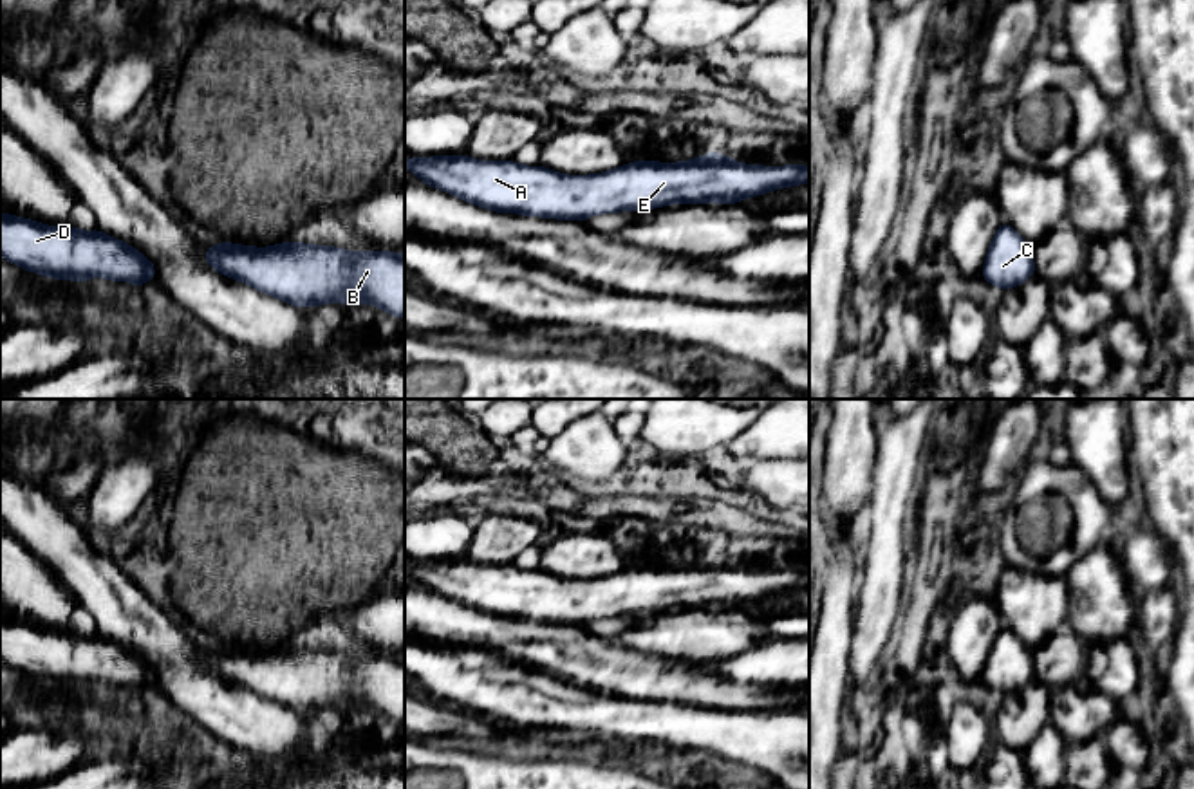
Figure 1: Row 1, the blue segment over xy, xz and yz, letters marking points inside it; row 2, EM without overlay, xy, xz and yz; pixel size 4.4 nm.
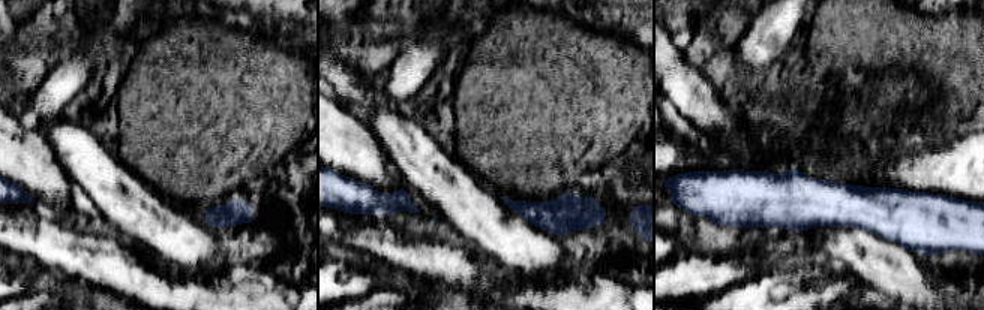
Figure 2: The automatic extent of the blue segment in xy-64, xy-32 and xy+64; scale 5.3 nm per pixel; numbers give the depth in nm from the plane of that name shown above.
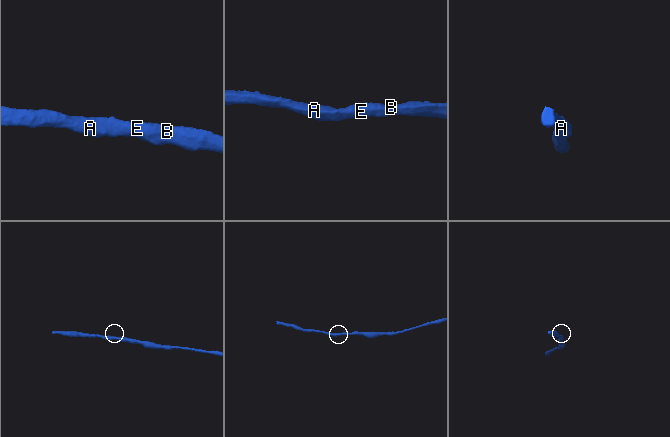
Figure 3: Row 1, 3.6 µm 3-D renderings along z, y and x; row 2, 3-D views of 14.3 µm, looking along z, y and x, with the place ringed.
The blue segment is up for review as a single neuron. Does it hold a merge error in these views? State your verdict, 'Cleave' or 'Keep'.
Keep

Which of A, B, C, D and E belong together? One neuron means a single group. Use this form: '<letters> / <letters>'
A B C D E

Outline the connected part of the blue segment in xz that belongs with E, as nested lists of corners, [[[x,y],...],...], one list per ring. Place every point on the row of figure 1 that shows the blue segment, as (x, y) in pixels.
[[[719,152],[679,162],[632,161],[591,175],[470,155],[412,157],[405,168],[426,186],[484,209],[580,222],[668,204],[735,204],[809,182],[809,166],[753,166]]]

